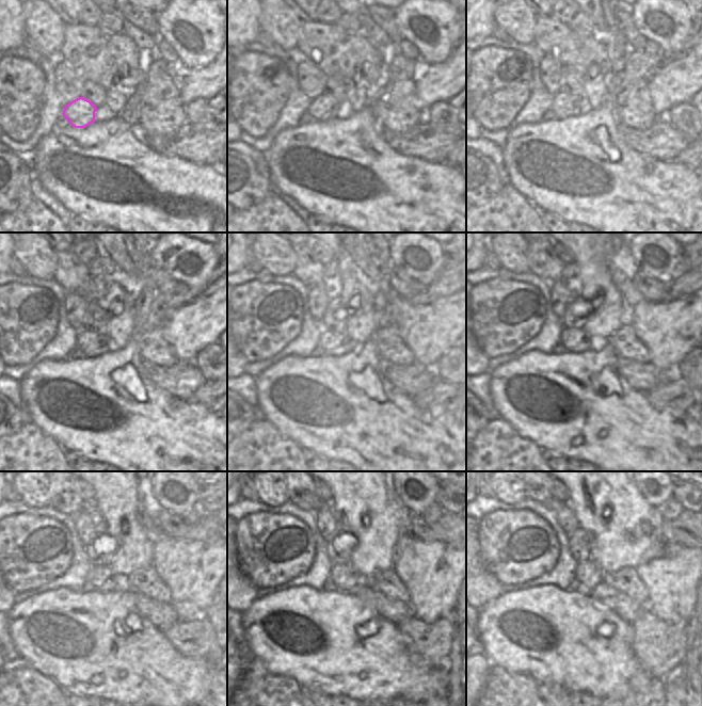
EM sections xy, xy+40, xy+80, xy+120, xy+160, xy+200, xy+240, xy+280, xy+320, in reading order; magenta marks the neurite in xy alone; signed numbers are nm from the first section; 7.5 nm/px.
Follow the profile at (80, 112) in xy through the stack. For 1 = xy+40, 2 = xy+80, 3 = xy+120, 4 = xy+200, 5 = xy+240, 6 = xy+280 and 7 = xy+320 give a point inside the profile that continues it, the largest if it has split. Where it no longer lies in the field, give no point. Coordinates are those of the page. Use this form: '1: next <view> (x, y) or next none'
1: next xy+40 (323, 108)
2: next xy+80 (563, 106)
3: next xy+120 (91, 345)
4: next xy+200 (576, 340)
5: next xy+240 (104, 579)
6: next xy+280 (344, 576)
7: next xy+320 (589, 574)

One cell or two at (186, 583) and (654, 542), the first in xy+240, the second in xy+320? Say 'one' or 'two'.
two

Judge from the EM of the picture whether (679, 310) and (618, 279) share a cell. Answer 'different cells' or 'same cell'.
same cell

